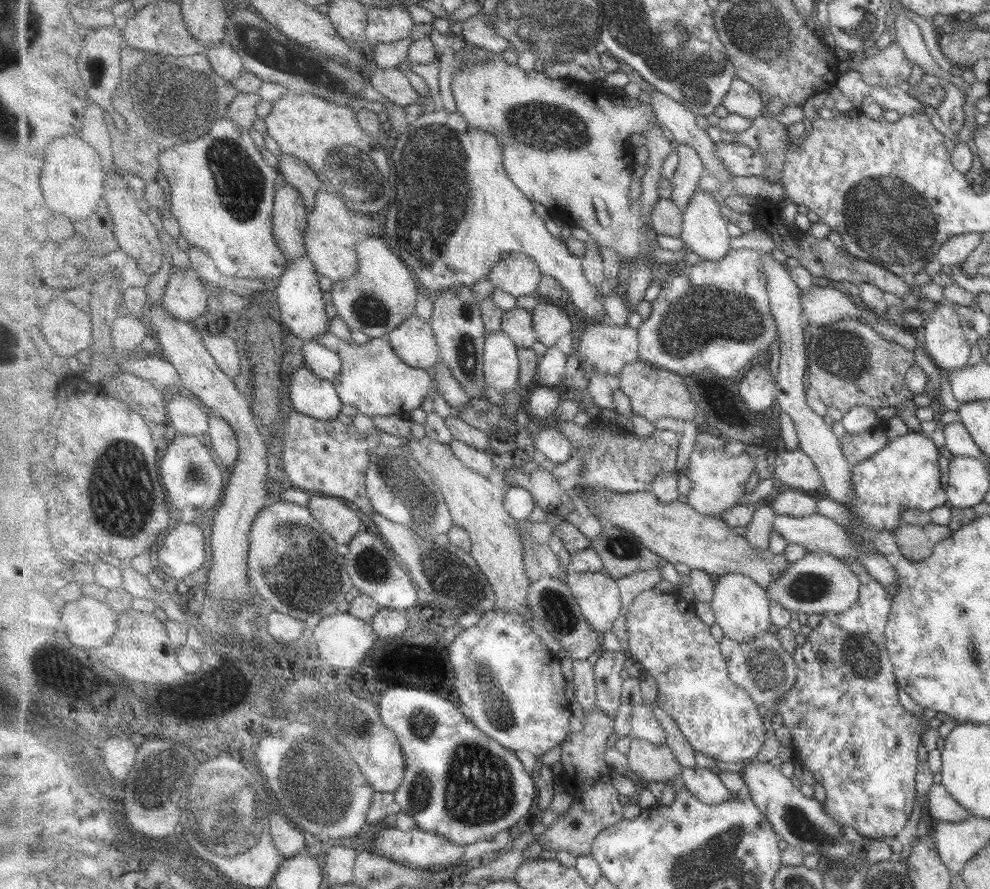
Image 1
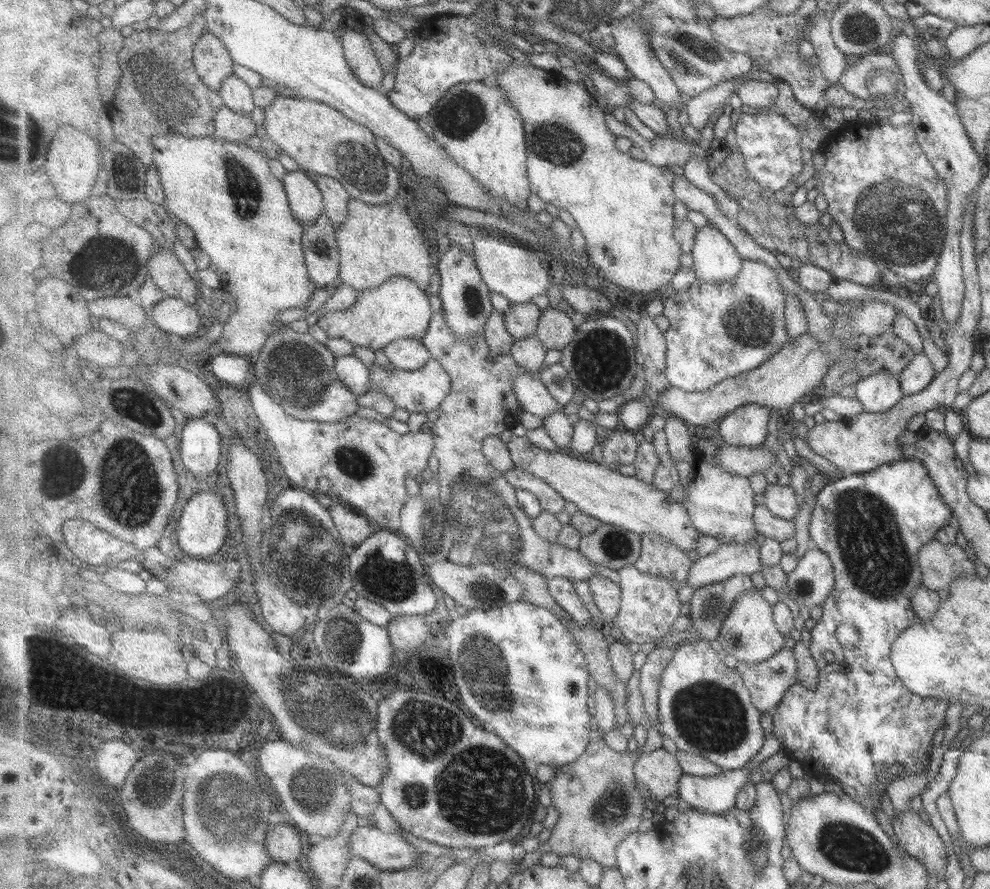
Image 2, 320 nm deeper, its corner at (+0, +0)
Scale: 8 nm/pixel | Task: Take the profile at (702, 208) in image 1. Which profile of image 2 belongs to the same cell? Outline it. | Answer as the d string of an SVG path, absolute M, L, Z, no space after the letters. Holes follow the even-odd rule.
M715 226L698 229L692 252L696 278L707 284L723 284L738 278L744 258Z

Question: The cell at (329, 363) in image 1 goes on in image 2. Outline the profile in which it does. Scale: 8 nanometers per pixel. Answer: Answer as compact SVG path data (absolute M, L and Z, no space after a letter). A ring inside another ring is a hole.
M351 353L337 355L337 358L336 371L342 382L358 397L367 394L372 386L370 366L363 364L359 358Z

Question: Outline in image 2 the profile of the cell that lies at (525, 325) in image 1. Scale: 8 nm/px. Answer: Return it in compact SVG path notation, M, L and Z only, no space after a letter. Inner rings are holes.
M531 300L525 304L511 303L509 310L504 312L509 334L516 340L534 337L543 313L544 311Z

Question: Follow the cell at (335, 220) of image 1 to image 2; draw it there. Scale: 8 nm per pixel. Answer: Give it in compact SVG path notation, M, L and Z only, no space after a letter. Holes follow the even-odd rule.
M352 199L349 201L350 217L337 226L336 237L342 266L340 280L343 284L349 284L357 291L377 288L398 276L405 276L414 280L423 290L429 290L431 278L433 278L433 252L424 232L419 230L417 220L409 214L409 210L395 202L391 204L374 205L363 200Z

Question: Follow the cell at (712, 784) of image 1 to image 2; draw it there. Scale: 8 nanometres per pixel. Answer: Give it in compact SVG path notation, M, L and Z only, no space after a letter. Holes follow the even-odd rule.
M749 767L723 771L717 776L683 775L678 796L690 808L715 814L735 810L738 793L751 784Z

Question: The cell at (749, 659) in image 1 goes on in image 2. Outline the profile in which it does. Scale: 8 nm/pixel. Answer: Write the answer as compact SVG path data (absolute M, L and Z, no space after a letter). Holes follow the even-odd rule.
M784 648L763 663L747 665L747 663L738 662L735 670L739 672L746 687L750 689L754 705L762 712L775 710L782 702L786 692L798 683L798 657L793 648Z

